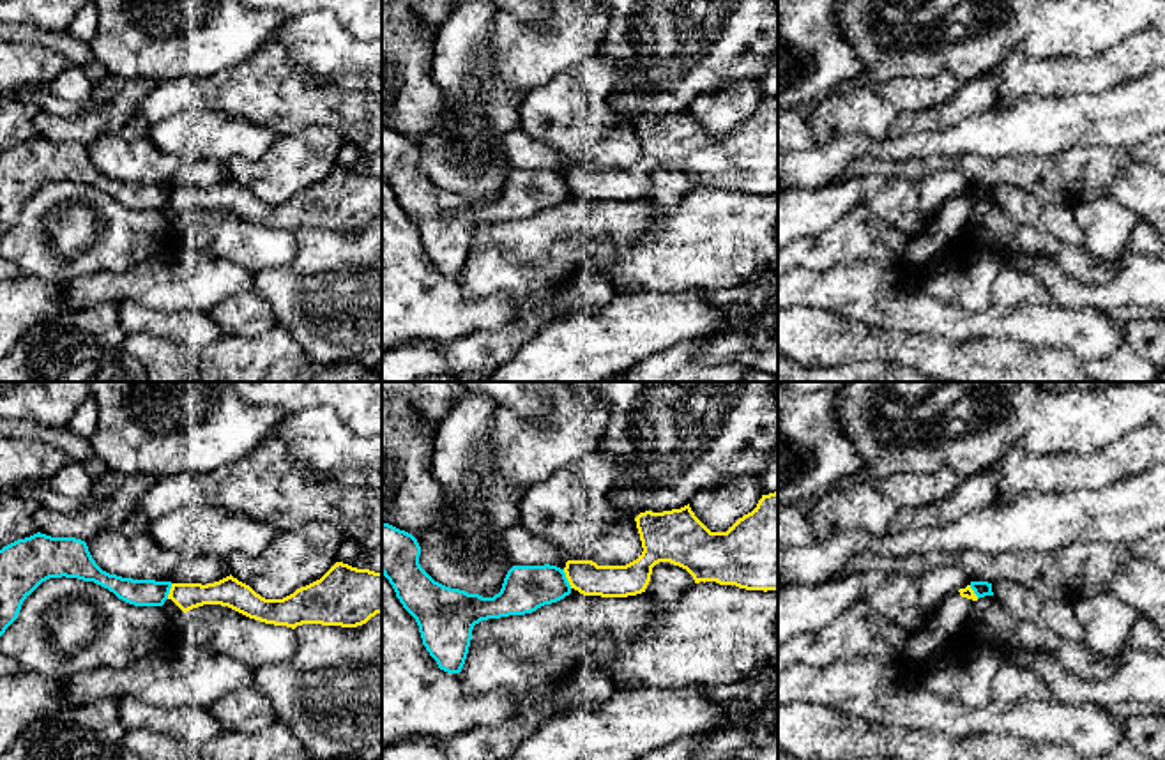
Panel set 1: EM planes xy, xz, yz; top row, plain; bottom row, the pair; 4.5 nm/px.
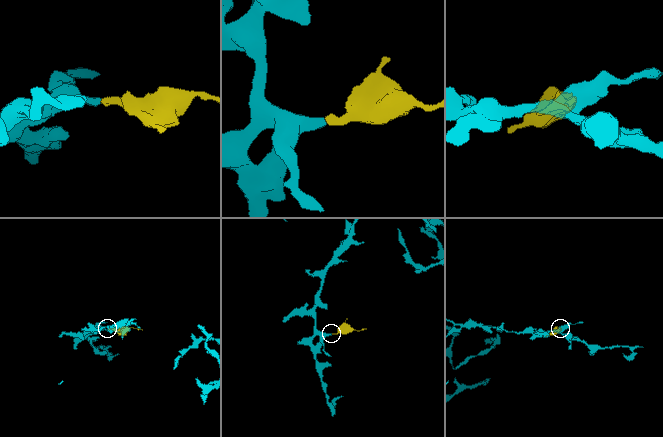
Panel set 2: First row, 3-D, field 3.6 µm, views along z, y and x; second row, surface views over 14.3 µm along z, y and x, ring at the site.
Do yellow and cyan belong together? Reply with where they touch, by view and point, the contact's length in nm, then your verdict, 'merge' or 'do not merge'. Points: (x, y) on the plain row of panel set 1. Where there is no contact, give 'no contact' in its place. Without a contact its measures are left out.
xz (566, 181) | 100 nm | do not merge

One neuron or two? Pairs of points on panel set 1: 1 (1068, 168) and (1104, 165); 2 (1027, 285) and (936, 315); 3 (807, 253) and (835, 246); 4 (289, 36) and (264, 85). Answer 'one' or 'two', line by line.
1: one
2: two
3: one
4: two

